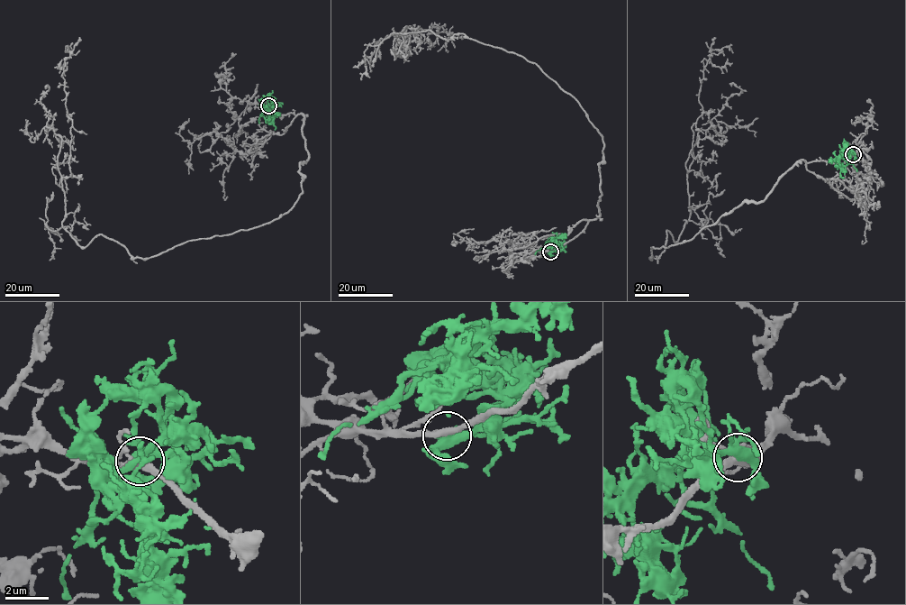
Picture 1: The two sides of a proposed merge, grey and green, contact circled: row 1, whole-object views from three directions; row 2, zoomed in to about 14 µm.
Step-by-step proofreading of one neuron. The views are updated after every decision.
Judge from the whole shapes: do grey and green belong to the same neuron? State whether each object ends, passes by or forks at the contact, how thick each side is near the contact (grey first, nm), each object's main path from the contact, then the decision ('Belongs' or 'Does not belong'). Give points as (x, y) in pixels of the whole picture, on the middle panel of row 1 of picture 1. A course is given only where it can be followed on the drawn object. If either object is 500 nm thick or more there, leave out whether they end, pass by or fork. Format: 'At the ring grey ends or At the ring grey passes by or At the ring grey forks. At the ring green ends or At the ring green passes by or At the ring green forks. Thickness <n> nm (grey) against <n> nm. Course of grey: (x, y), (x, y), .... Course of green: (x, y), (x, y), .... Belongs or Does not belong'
At the ring grey passes by. At the ring green forks. Thickness 320 nm (grey) against 380 nm. Course of grey: (551, 252), (600, 214), (602, 134), (516, 54), (457, 33), (391, 33), (439, 26), (450, 33), (437, 51). Course of green: (551, 252), (557, 247), (550, 246), (553, 240), (551, 250). Does not belong

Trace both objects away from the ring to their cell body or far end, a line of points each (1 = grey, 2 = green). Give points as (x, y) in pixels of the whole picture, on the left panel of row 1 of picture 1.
1: (268, 105), (303, 118), (303, 191), (285, 213), (143, 259), (101, 234), (80, 247), (62, 221), (65, 52)
2: (268, 105), (273, 105), (269, 104), (266, 109), (275, 129)

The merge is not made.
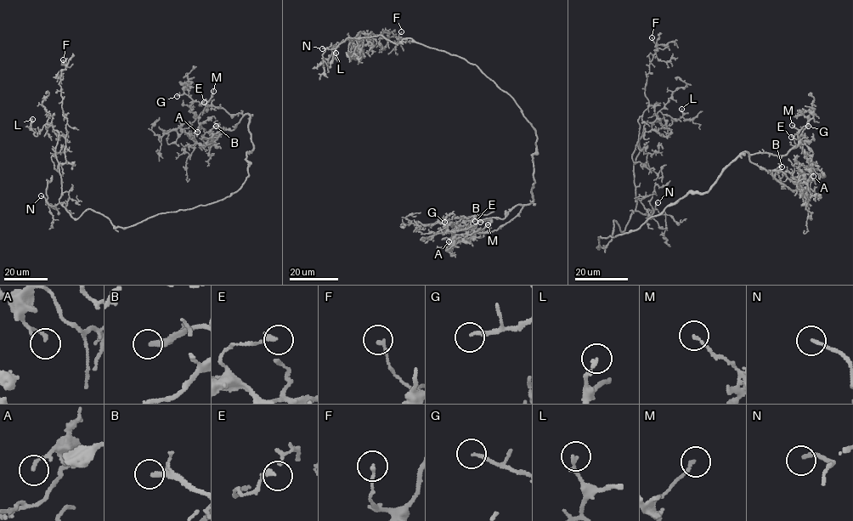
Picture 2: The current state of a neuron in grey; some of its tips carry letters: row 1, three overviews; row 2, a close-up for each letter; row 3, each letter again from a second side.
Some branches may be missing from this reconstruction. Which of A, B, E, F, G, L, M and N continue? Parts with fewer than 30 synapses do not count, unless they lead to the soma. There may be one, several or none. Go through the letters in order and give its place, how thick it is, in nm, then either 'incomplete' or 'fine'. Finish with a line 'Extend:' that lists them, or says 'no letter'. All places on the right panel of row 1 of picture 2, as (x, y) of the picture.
A: place (813, 176); calibre 160 nm; fine
B: place (782, 167); calibre 190 nm; incomplete
E: place (791, 137); calibre 160 nm; fine
F: place (652, 37); calibre 160 nm; fine
G: place (808, 126); calibre 180 nm; incomplete
L: place (681, 109); calibre 150 nm; fine
M: place (792, 125); calibre 130 nm; fine
N: place (658, 202); calibre 150 nm; incomplete
Extend: B, G, N

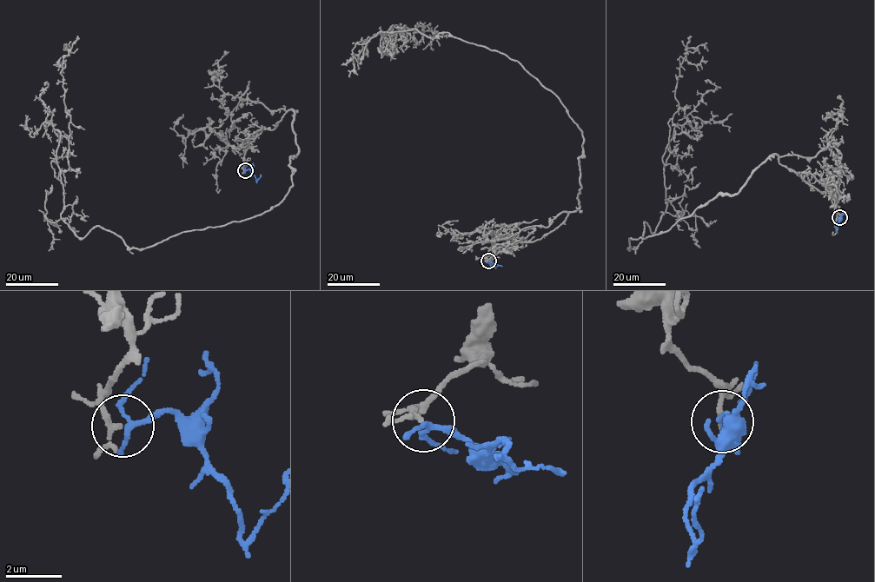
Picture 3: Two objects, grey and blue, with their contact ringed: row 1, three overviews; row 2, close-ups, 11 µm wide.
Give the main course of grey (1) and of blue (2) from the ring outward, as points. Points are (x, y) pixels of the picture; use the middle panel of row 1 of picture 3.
1: (488, 261), (578, 208), (582, 132), (503, 54), (441, 32), (378, 32), (424, 25), (435, 32), (422, 49)
2: (488, 261), (502, 266)

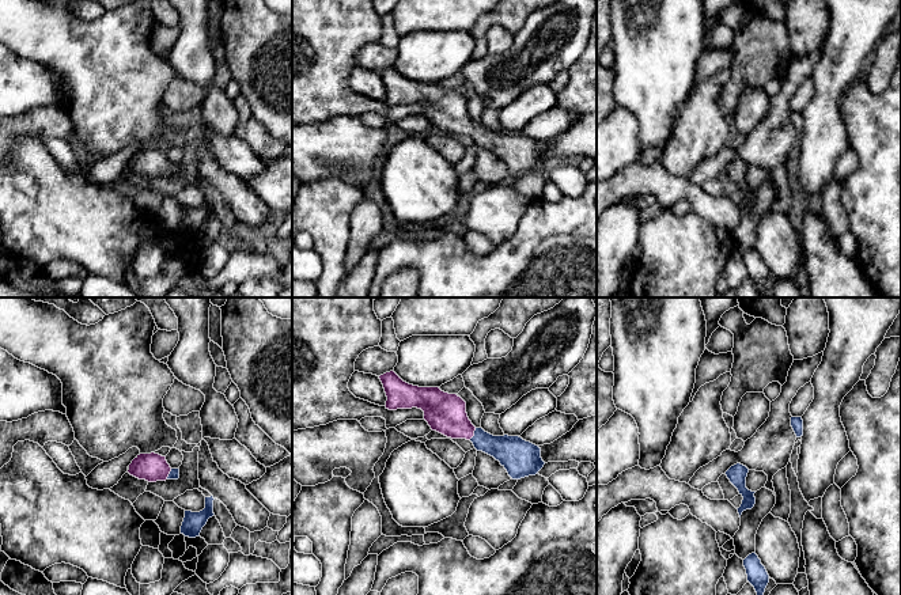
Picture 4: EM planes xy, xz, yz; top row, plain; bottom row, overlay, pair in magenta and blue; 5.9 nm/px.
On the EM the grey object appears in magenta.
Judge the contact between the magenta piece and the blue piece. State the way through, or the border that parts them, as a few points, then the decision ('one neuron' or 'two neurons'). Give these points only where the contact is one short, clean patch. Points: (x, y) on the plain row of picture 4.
across xz (446, 109), (460, 122), (473, 129), (489, 140), (511, 147) | one neuron

